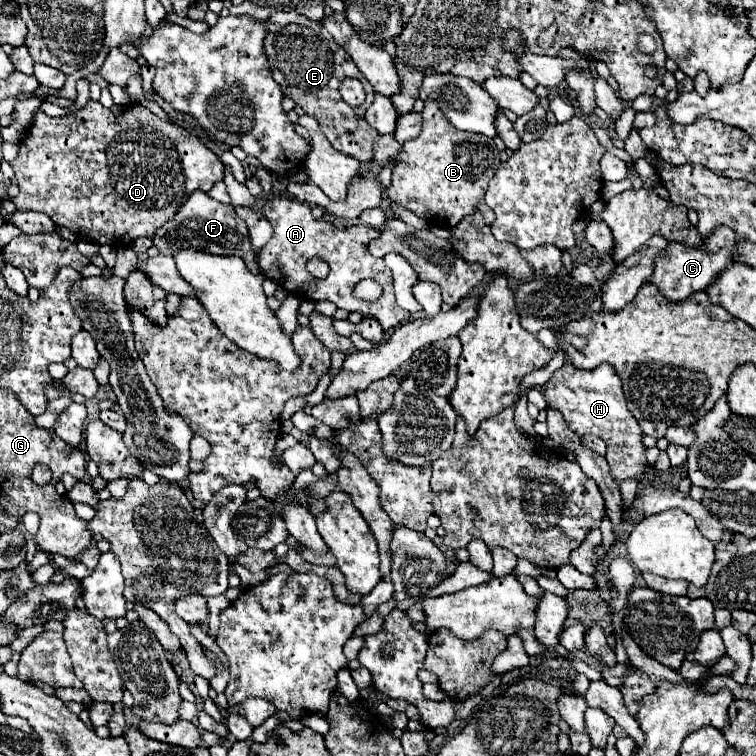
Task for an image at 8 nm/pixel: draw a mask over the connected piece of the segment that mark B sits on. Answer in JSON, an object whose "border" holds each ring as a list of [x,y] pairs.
{"border":[[[425,102],[421,114],[423,130],[415,140],[403,144],[399,162],[393,168],[391,186],[385,190],[387,198],[413,210],[433,226],[449,228],[475,212],[481,212],[485,222],[491,226],[495,214],[485,204],[485,192],[501,162],[495,142],[475,132],[457,130],[441,114],[435,102]]]}

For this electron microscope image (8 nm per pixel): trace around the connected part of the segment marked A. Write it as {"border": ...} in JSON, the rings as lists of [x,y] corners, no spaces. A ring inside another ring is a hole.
{"border":[[[273,196],[263,206],[263,214],[273,226],[273,236],[265,244],[265,250],[259,256],[259,268],[261,272],[275,280],[279,286],[283,286],[287,292],[319,302],[329,300],[337,308],[343,308],[347,312],[359,312],[363,318],[377,318],[383,330],[393,330],[401,326],[403,322],[411,320],[411,314],[397,306],[395,294],[393,294],[393,278],[391,270],[385,266],[381,258],[371,256],[369,244],[381,236],[381,230],[367,228],[367,226],[349,226],[349,228],[335,228],[327,220],[315,220],[311,216],[311,208],[299,200],[291,200],[287,196]],[[311,258],[321,258],[329,264],[329,276],[327,278],[315,278],[305,264]],[[371,278],[383,286],[383,296],[377,302],[363,302],[353,298],[351,290],[353,286],[363,280]]]}

